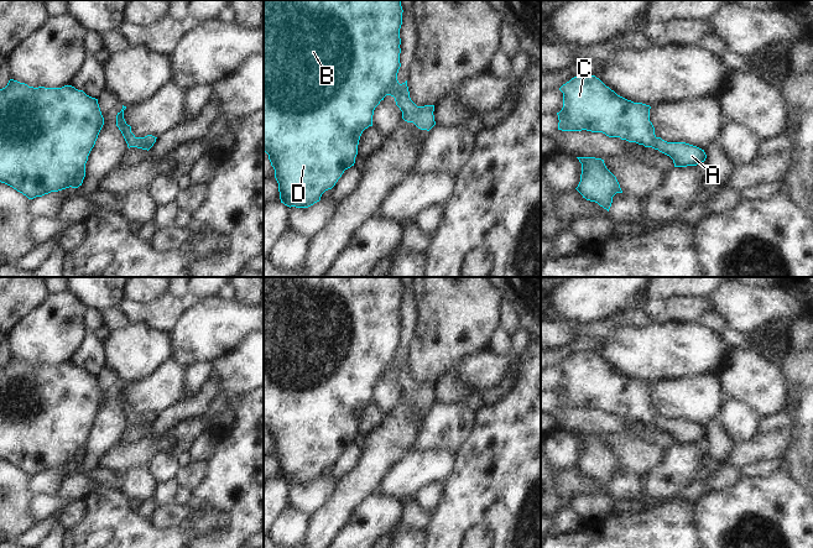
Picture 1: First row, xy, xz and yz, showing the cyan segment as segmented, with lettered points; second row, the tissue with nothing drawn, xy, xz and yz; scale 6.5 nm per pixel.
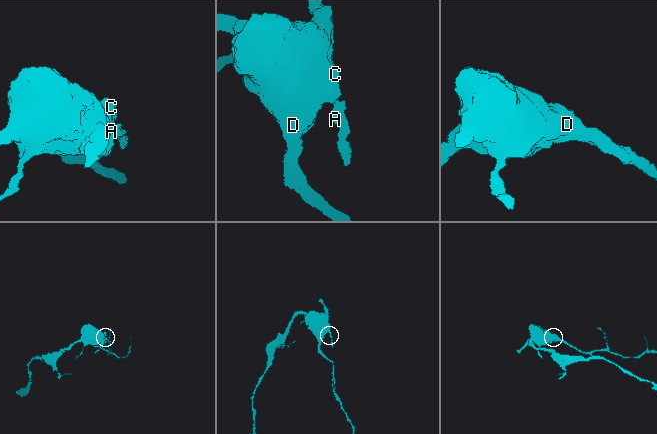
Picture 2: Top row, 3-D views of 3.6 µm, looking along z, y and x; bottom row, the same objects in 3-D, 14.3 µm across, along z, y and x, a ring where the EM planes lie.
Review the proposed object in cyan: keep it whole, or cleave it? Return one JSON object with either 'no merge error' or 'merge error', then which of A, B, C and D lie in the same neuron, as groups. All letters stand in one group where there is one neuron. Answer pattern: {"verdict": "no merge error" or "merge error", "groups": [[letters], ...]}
{"verdict": "no merge error", "groups": [["A", "B", "C", "D"]]}

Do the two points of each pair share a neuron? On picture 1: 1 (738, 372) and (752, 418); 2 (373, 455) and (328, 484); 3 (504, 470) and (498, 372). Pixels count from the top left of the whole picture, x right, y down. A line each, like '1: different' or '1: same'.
1: different
2: different
3: different

